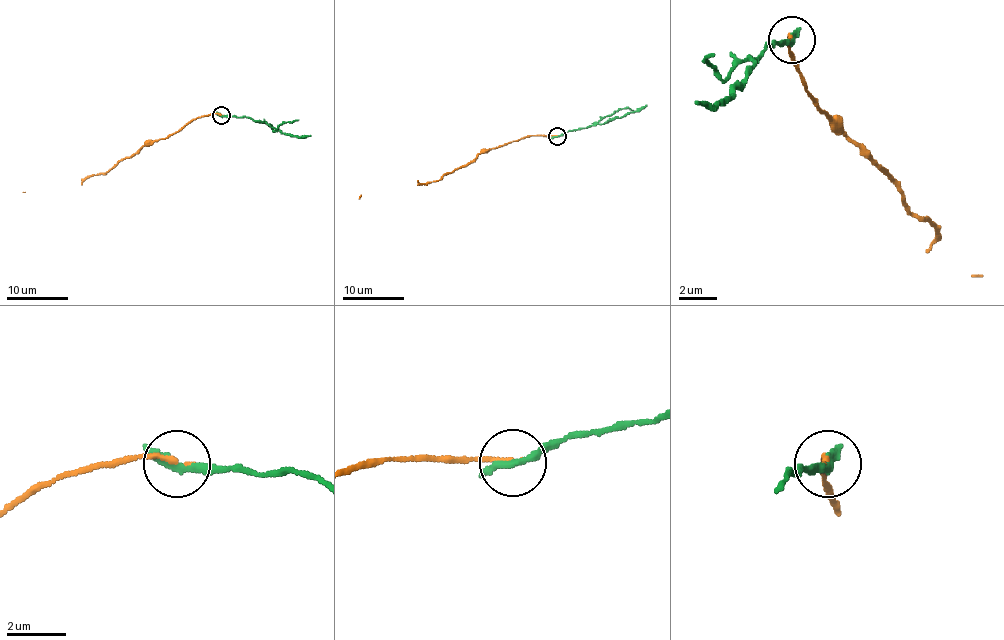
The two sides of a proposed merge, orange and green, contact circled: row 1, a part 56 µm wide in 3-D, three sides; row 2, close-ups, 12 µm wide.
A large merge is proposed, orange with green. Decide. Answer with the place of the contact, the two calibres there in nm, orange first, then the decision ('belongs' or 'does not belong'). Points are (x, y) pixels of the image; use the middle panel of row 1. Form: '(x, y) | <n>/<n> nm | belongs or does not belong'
(557, 136) | 170/260 nm | does not belong

